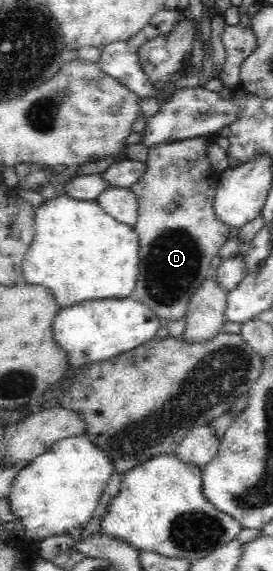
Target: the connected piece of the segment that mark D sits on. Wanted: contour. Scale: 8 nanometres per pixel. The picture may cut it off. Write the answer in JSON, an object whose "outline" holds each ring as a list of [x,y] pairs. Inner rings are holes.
{"outline":[[[204,136],[186,139],[170,145],[157,144],[149,148],[145,174],[130,187],[138,198],[138,217],[135,233],[140,241],[138,279],[132,296],[152,309],[159,317],[176,320],[185,317],[191,298],[201,287],[212,269],[210,264],[219,255],[220,247],[228,240],[230,228],[215,214],[214,199],[216,184],[221,171],[216,171],[206,159]]]}

